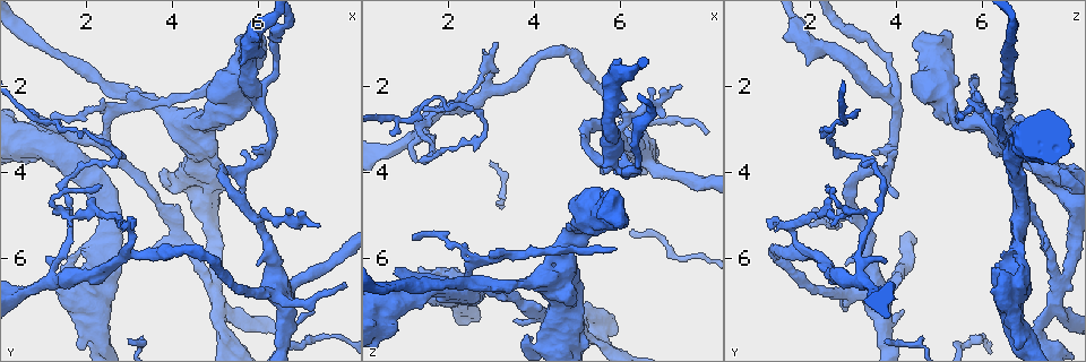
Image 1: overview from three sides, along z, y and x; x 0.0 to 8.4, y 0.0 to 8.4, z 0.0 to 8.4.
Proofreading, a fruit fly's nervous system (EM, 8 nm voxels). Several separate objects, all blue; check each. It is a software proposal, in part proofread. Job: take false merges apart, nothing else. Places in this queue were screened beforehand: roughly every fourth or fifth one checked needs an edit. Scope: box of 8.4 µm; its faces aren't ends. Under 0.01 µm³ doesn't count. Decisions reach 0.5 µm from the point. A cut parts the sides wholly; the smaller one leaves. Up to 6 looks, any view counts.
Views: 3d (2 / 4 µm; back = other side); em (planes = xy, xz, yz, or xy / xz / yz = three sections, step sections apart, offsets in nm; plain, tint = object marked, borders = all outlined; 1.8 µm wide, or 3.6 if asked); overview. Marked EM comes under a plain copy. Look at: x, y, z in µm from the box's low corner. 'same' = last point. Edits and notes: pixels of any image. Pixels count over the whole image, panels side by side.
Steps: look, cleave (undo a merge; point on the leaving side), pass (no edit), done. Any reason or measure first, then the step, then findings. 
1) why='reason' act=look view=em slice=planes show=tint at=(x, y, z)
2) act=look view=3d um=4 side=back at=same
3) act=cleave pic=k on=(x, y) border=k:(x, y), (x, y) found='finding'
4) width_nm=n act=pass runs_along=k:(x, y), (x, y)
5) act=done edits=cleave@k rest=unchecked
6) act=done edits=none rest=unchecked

why='abrupt turn' act=look view=em slice=planes show=borders at=(2.80, 3.65, 3.05)

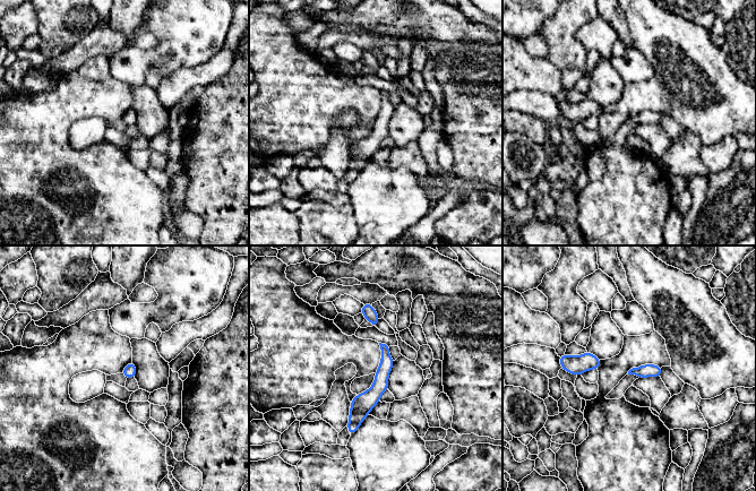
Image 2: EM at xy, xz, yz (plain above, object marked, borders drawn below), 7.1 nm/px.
act=pass runs_along=2:(383, 346), (380, 385), (351, 431) found='all the same neuron'

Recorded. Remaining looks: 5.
why='three arms meet' act=look view=3d um=2 at=(1.25, 6.45, 3.20)

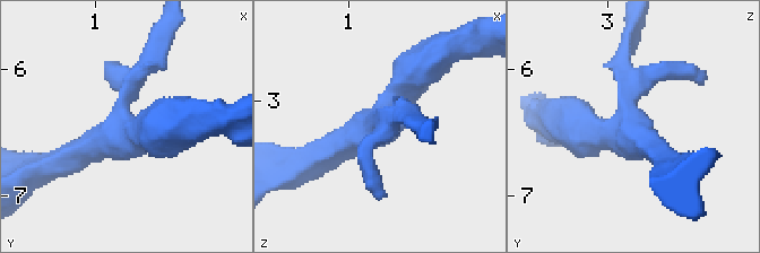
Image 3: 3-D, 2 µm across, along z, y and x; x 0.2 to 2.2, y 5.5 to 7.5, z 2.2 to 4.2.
why='now the EM' act=look view=em slice=yz step=4 show=tint at=(1.24, 6.46, 3.20)

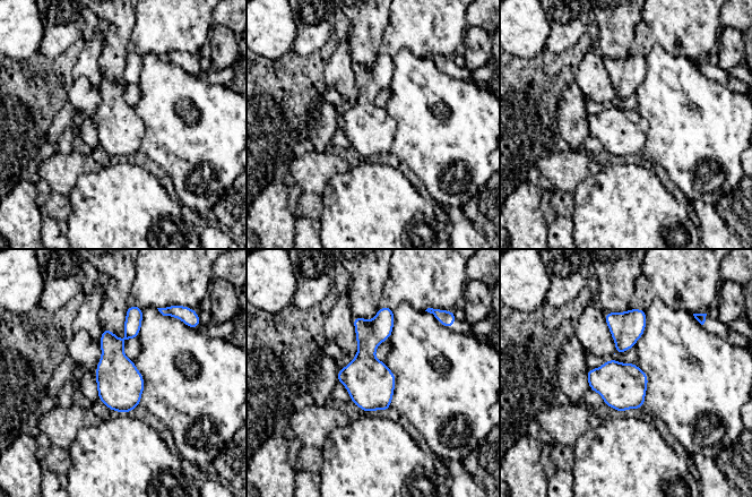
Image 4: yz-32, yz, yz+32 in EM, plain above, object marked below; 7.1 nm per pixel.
why='another direction' act=look view=em slice=planes show=tint at=same

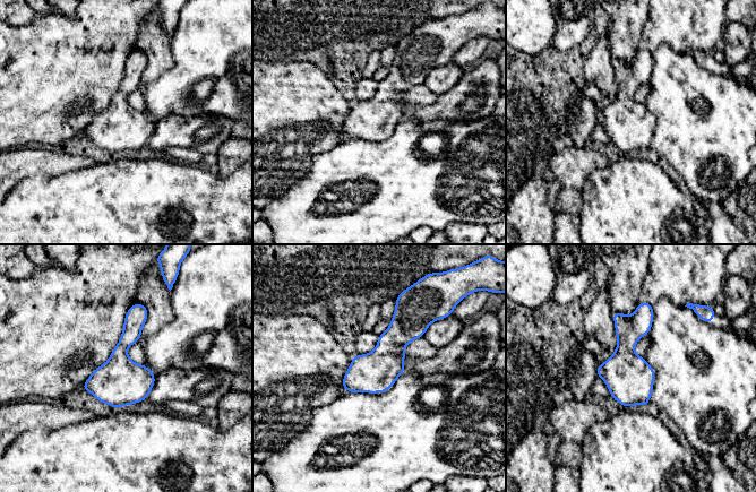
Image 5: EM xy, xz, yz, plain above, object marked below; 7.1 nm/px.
width_nm=300 act=pass found='all the same neuron'

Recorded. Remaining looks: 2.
why='arms part here' act=look view=em um=3.6 slice=yz step=8 show=tint at=(4.95, 6.50, 7.95)

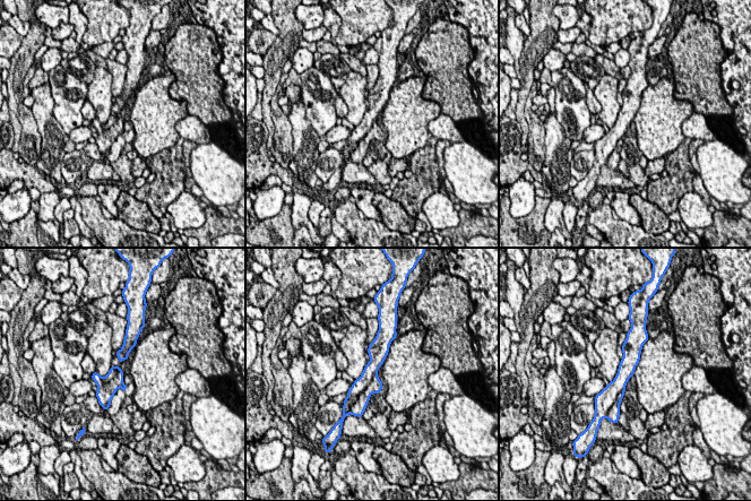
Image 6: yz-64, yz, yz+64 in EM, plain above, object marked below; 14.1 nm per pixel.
why='cut it another way' act=look view=em um=3.6 slice=planes show=tint at=same

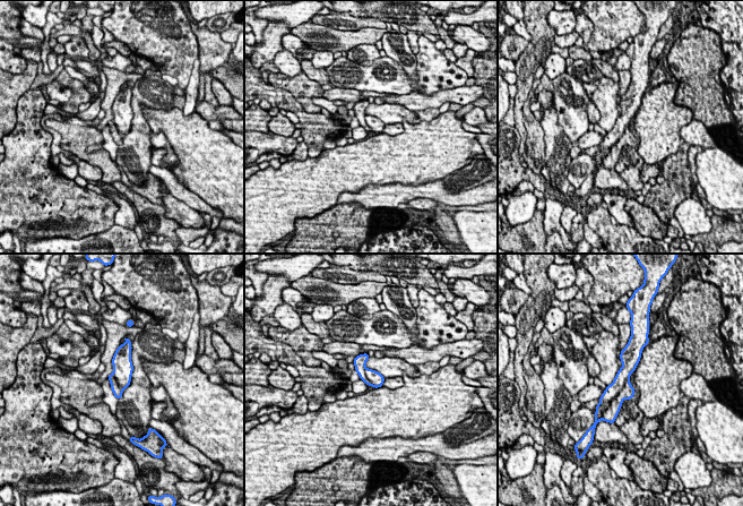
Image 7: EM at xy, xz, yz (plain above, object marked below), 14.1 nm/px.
act=cleave pic=7 on=(628, 392) border=7:(629, 379), (603, 413) found='a second neuron is stuck on'

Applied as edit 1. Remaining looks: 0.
act=done edits=cleave@7 rest=unchecked

